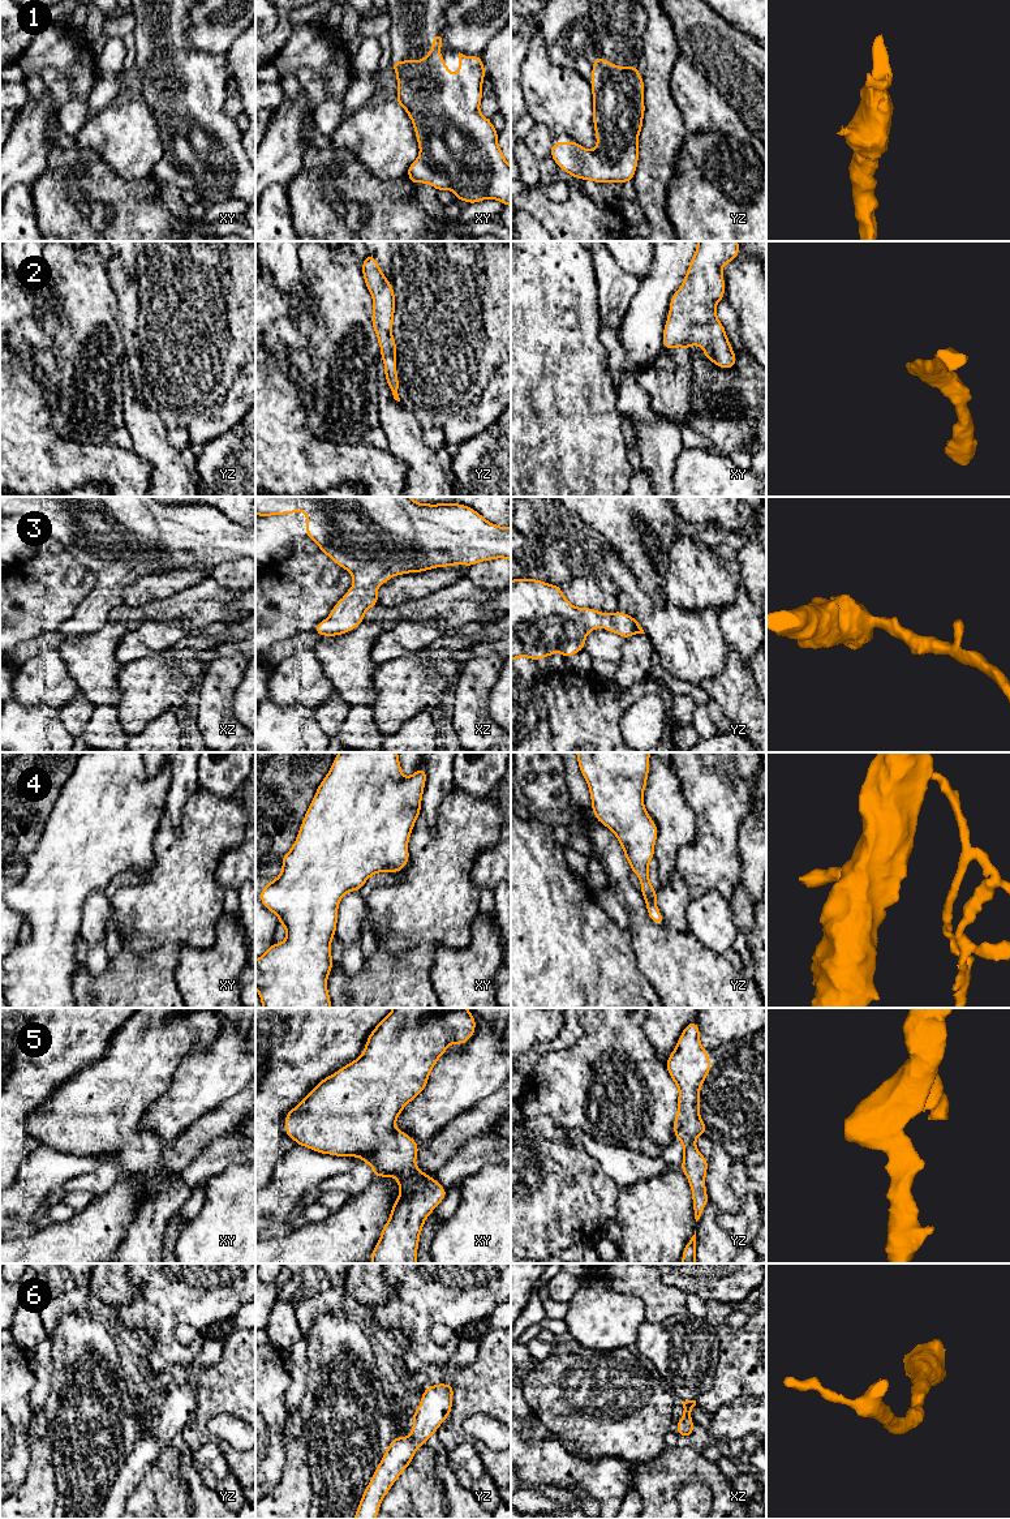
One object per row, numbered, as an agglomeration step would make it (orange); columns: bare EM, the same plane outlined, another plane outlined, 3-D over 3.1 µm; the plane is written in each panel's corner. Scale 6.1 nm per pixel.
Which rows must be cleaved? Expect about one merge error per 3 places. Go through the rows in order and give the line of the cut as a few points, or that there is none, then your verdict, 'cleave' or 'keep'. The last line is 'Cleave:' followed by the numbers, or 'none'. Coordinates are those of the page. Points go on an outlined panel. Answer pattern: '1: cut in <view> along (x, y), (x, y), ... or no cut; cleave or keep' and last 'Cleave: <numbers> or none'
1: no cut; keep
2: no cut; keep
3: no cut; keep
4: no cut; keep
5: no cut; keep
6: no cut; keep
Cleave: none

